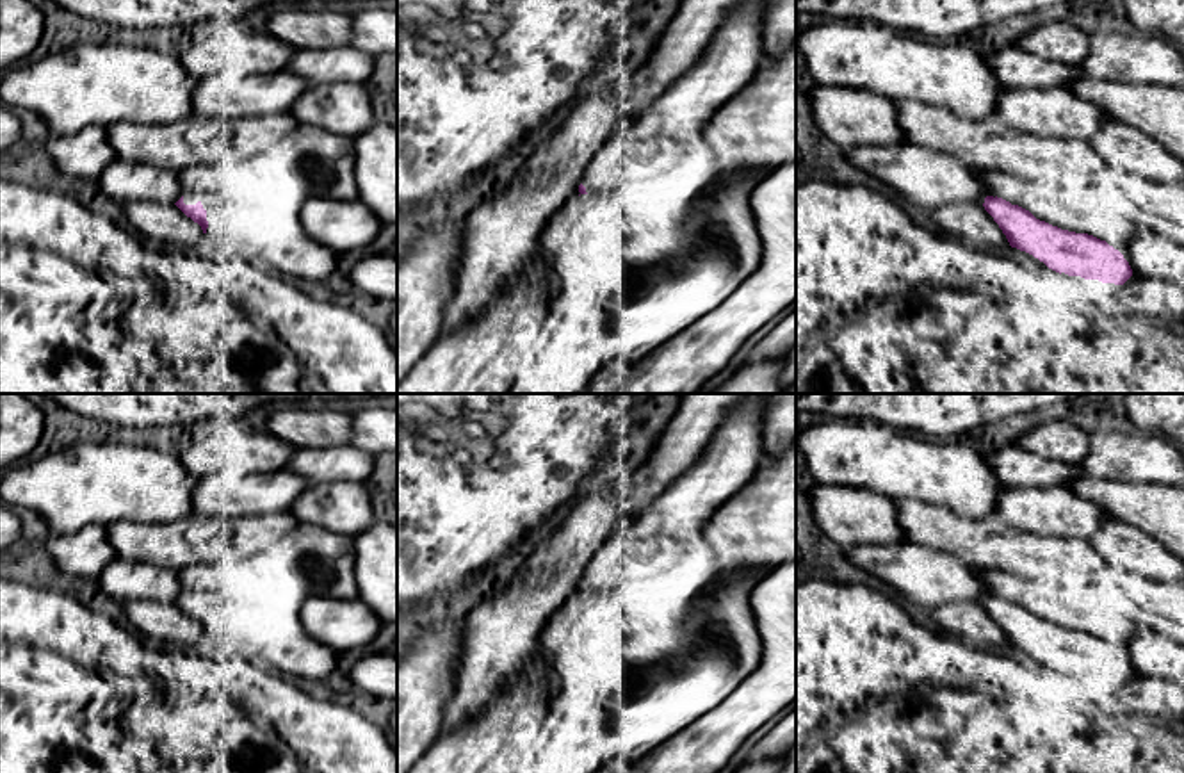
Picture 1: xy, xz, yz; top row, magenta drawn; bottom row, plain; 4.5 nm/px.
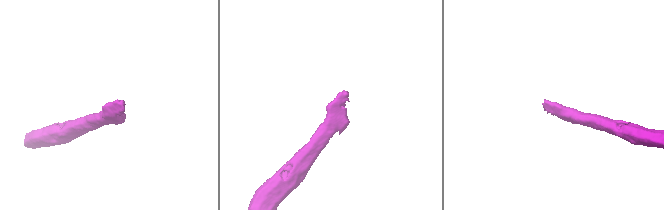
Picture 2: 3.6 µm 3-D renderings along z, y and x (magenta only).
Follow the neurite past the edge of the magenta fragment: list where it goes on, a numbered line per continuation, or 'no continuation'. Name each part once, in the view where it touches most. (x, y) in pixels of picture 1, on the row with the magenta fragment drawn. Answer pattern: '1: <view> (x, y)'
1: xy (210, 202)

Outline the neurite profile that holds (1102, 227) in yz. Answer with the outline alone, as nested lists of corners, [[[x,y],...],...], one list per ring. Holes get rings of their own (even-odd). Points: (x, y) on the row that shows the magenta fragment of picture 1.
[[[1099,207],[1088,208],[1086,232],[1100,240],[1118,242],[1123,235],[1122,226]]]

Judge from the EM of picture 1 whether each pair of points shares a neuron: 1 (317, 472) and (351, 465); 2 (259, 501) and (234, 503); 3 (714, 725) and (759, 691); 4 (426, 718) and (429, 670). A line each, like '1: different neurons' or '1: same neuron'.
1: same neuron
2: same neuron
3: same neuron
4: same neuron

